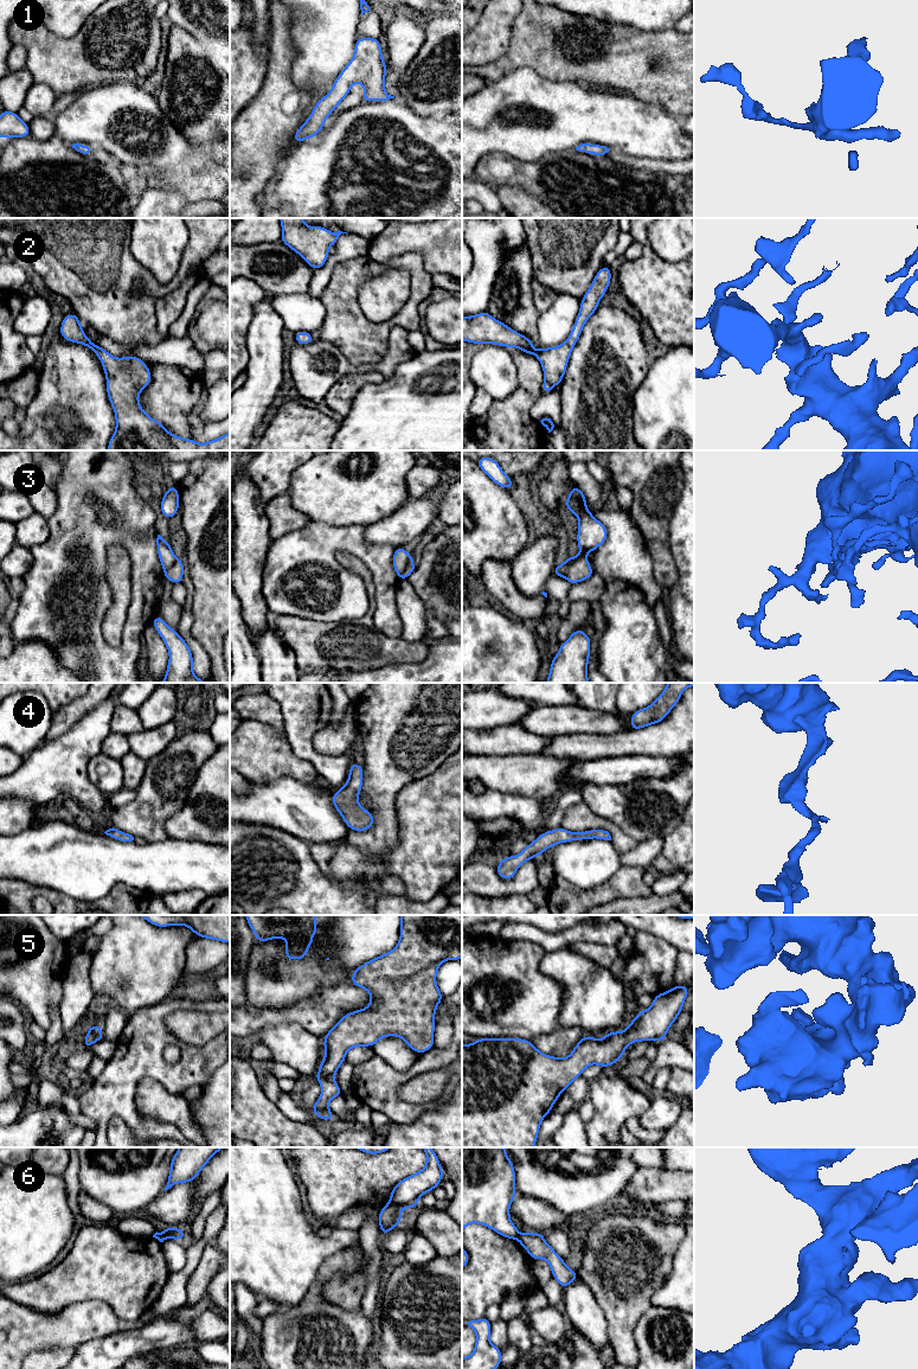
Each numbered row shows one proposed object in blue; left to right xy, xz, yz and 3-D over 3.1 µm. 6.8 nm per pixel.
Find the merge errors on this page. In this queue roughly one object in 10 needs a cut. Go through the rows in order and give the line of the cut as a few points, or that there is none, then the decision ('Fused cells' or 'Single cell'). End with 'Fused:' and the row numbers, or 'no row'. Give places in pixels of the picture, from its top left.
1: No split. Single cell
2: No split. Single cell
3: Split along xz (409, 555), (406, 565), (398, 576). Fused cells
4: No split. Single cell
5: No split. Single cell
6: Split along xz (390, 1202), (399, 1208). Fused cells
Fused: 3, 6

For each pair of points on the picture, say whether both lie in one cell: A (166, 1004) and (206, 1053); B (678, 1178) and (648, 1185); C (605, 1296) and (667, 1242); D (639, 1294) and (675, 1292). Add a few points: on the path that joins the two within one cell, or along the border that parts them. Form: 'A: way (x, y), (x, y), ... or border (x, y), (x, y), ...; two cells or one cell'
A: way (160, 1022), (160, 1029), (188, 1051); one cell
B: way (671, 1185), (655, 1185); one cell
C: way (622, 1283), (639, 1266), (644, 1266), (654, 1256); one cell
D: border (669, 1271), (669, 1274), (654, 1292), (650, 1305); two cells

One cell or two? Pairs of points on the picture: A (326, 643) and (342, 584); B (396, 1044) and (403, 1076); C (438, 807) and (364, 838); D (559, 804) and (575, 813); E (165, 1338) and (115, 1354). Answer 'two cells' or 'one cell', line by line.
A: two cells
B: two cells
C: two cells
D: two cells
E: one cell

